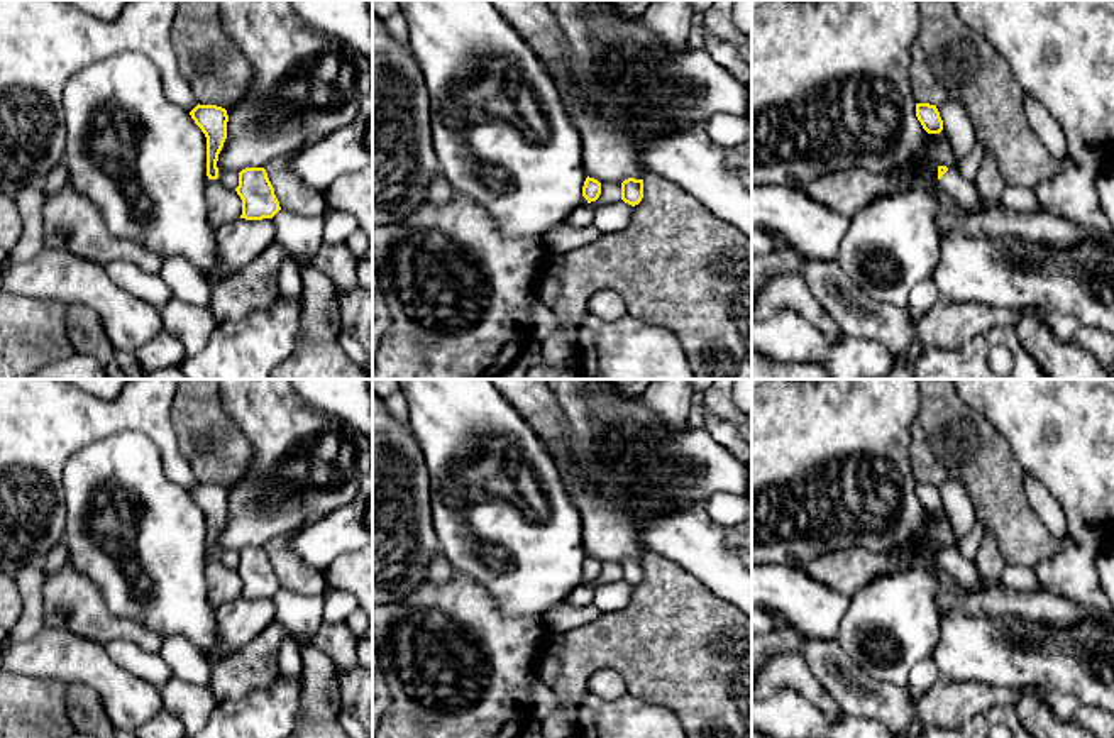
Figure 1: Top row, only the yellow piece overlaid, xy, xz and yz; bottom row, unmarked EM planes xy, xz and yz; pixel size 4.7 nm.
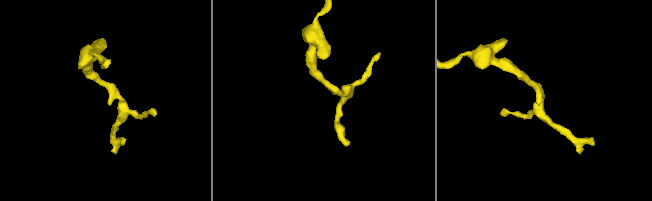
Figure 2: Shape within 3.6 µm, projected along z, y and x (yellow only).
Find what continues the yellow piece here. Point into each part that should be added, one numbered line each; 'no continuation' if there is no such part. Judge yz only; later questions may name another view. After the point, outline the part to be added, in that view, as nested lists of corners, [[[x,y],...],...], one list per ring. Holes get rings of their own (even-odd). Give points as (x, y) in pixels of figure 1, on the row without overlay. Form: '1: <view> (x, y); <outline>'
1: yz (964, 571); [[[957,545],[950,547],[943,554],[940,559],[940,567],[948,570],[958,587],[967,594],[982,591],[985,587],[1006,587],[1002,579],[984,577],[973,560],[968,560],[957,552]]]

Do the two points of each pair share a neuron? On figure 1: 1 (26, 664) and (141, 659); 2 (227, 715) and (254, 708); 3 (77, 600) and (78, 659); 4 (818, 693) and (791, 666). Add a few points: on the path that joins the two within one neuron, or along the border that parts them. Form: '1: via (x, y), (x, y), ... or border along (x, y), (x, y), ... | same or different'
1: border along (104, 645), (105, 652), (119, 666), (148, 682) | different
2: via (234, 715), (248, 715) | same
3: border along (44, 625), (70, 630), (104, 645) | different
4: via (811, 686), (798, 672) | same

